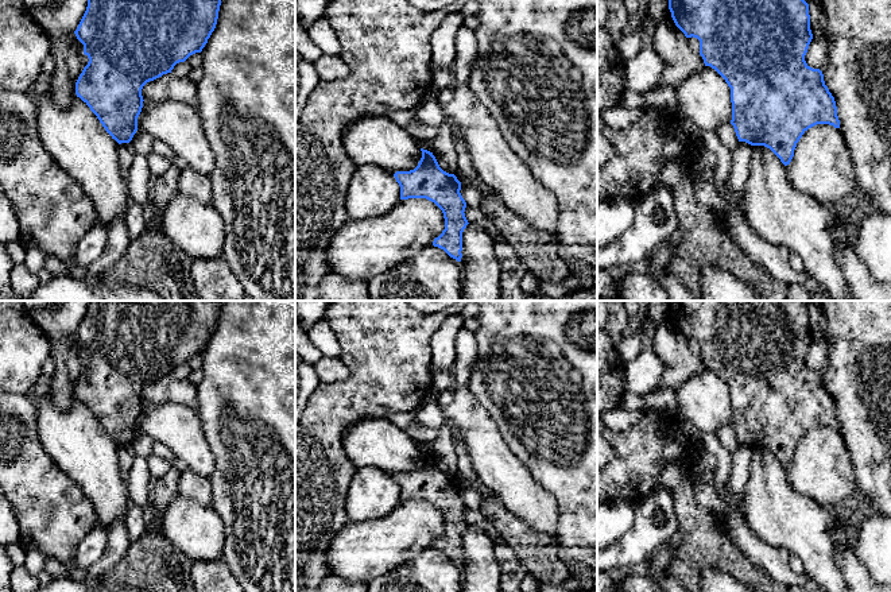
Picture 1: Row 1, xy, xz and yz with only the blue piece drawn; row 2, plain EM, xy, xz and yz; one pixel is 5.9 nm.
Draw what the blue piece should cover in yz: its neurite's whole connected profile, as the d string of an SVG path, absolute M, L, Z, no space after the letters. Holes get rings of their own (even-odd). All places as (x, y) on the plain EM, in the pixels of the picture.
M667 301L675 328L686 340L700 343L705 368L714 371L731 390L732 422L739 444L770 450L790 467L802 437L817 426L840 430L834 399L820 371L810 369L805 357L813 341L809 306L803 301Z

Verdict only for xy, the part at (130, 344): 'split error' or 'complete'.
complete

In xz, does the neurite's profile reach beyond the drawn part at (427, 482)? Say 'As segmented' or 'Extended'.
As segmented

